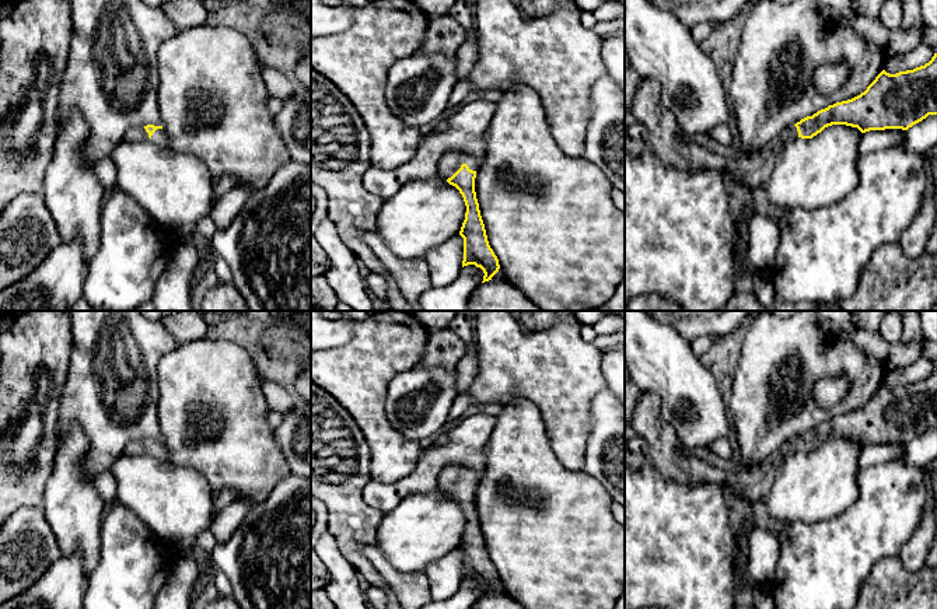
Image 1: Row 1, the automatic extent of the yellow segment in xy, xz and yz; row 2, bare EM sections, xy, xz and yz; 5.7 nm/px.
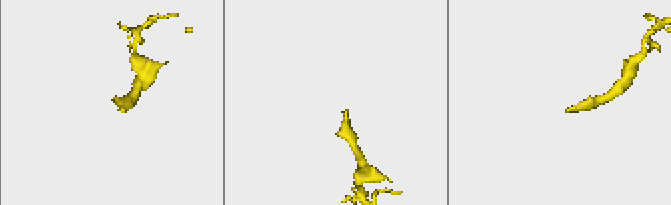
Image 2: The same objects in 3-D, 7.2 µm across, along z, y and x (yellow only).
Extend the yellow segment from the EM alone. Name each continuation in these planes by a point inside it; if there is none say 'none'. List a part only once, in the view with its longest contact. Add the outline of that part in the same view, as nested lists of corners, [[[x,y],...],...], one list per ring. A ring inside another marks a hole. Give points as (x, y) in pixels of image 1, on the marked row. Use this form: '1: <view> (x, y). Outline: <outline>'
1: xz (451, 161). Outline: [[[448,151],[443,155],[438,164],[438,172],[445,178],[451,178],[462,164],[466,164],[472,171],[478,171],[482,164],[482,158],[476,158],[459,151]]]

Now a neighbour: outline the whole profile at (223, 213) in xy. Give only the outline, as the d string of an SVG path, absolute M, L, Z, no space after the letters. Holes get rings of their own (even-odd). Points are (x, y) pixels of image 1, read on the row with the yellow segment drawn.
M238 186L230 193L224 195L218 203L214 204L210 216L217 224L218 231L230 227L249 196L251 190L247 186Z

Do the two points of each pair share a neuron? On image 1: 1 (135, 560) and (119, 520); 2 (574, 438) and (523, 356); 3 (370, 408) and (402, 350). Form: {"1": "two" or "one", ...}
{"1": "one", "2": "one", "3": "one"}

